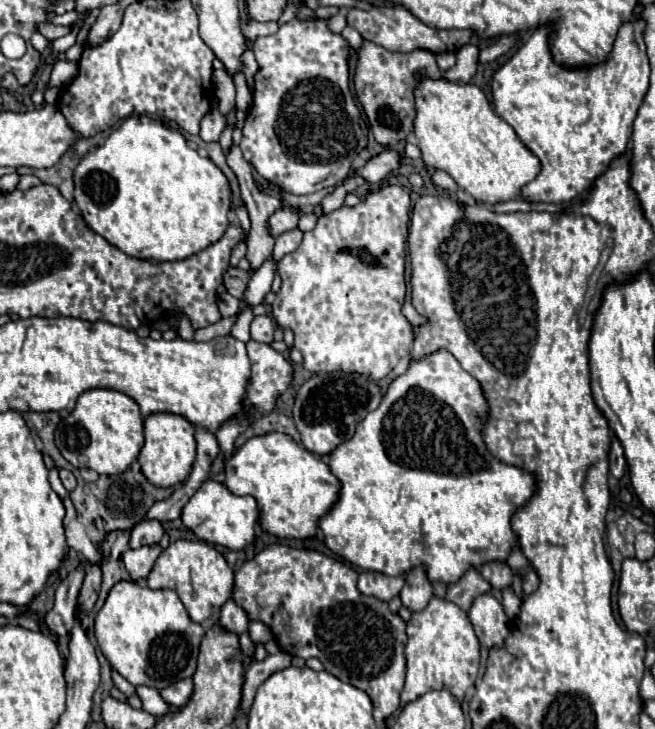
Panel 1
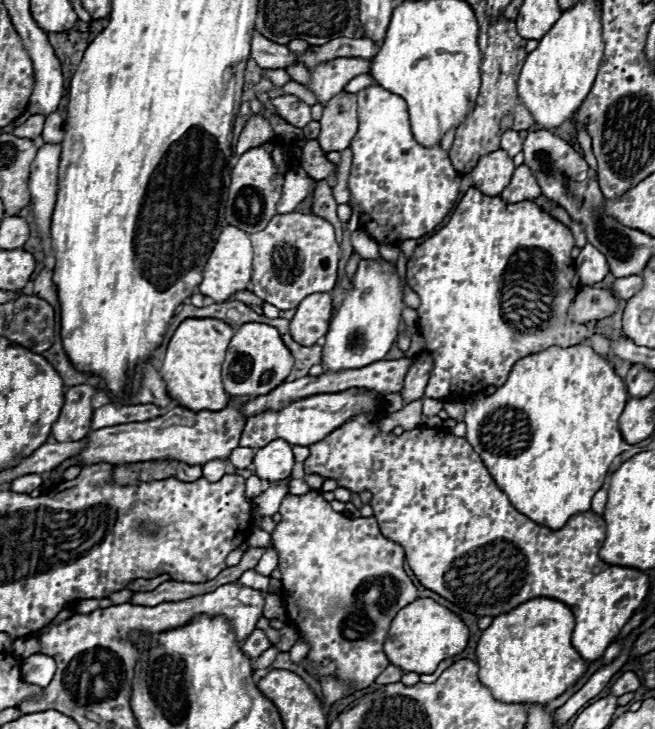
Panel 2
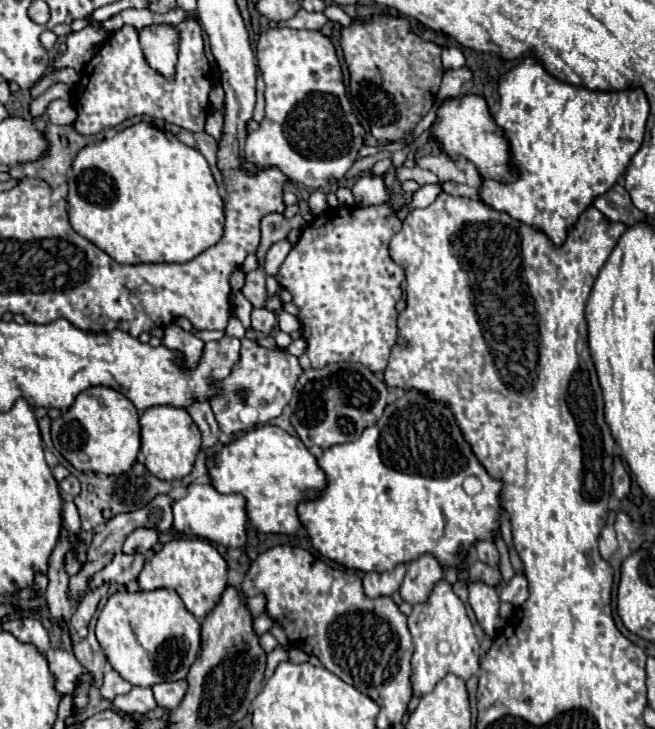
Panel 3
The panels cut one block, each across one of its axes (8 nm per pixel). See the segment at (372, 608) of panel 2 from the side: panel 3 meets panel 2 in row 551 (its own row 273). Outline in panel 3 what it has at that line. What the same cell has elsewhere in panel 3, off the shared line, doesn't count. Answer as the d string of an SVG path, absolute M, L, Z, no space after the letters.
M388 204L358 208L338 206L316 216L292 246L284 264L280 266L276 280L286 288L294 304L300 308L302 338L308 342L308 356L312 368L324 368L334 362L360 362L372 372L384 372L388 356L396 344L396 302L402 296L400 284L404 282L404 270L392 262L388 254L390 238L402 228L402 222L394 216Z

